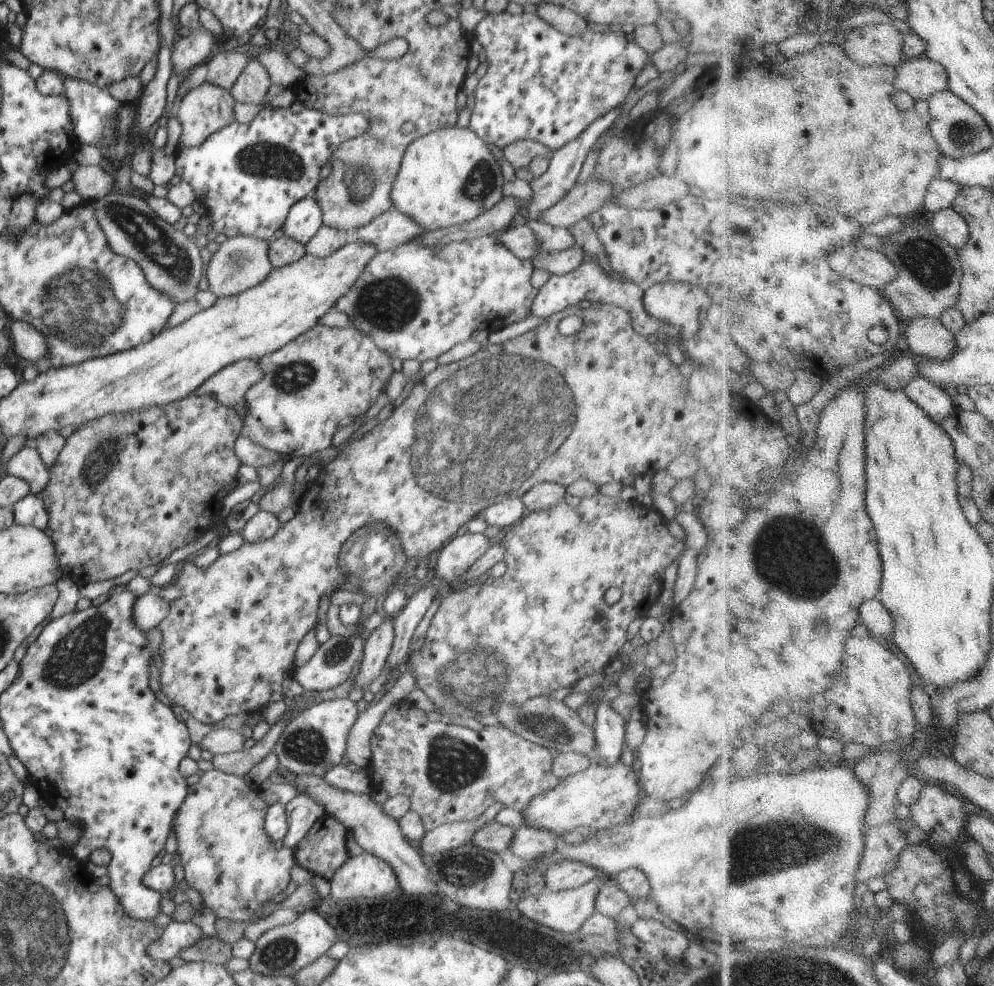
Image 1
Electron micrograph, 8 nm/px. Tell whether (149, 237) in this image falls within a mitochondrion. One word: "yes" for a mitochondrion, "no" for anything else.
yes

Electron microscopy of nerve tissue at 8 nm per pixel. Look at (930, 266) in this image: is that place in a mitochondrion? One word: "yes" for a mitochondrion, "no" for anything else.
yes

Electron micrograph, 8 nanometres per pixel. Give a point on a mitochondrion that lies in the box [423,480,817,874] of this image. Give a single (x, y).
(508, 713)

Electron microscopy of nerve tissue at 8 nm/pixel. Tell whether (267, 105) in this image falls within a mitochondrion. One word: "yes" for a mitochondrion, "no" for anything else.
no

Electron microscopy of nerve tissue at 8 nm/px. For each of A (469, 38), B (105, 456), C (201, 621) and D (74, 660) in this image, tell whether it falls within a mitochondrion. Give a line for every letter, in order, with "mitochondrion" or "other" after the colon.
A: other
B: mitochondrion
C: mitochondrion
D: mitochondrion

